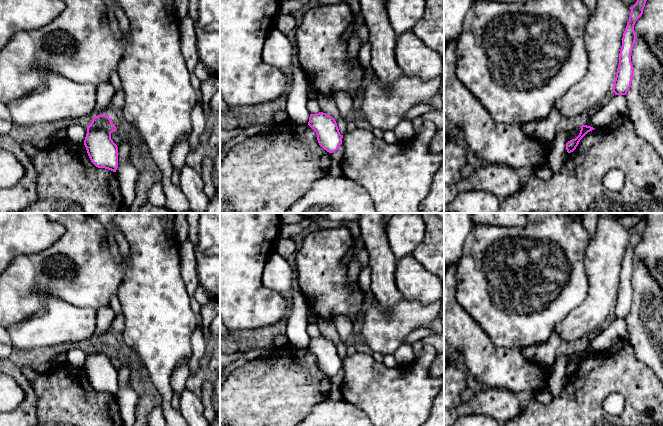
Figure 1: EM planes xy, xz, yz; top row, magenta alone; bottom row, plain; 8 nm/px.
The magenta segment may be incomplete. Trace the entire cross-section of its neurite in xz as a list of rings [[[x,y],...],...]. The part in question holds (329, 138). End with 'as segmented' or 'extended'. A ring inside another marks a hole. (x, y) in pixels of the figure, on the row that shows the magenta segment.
[[[326,113],[310,114],[308,125],[316,132],[319,145],[329,153],[338,150],[342,144],[343,135],[340,134],[335,119]]] | as segmented

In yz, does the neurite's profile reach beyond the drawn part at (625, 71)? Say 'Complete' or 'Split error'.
Complete

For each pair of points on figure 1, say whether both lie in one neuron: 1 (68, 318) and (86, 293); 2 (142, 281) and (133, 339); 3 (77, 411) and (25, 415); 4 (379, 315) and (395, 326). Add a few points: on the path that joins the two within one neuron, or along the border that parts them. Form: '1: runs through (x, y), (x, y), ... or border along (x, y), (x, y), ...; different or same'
1: border along (55, 297), (77, 306), (92, 307), (96, 311); different
2: runs through (142, 295), (142, 325); same
3: border along (34, 391), (37, 415); different
4: runs through (383, 319), (391, 326); same

